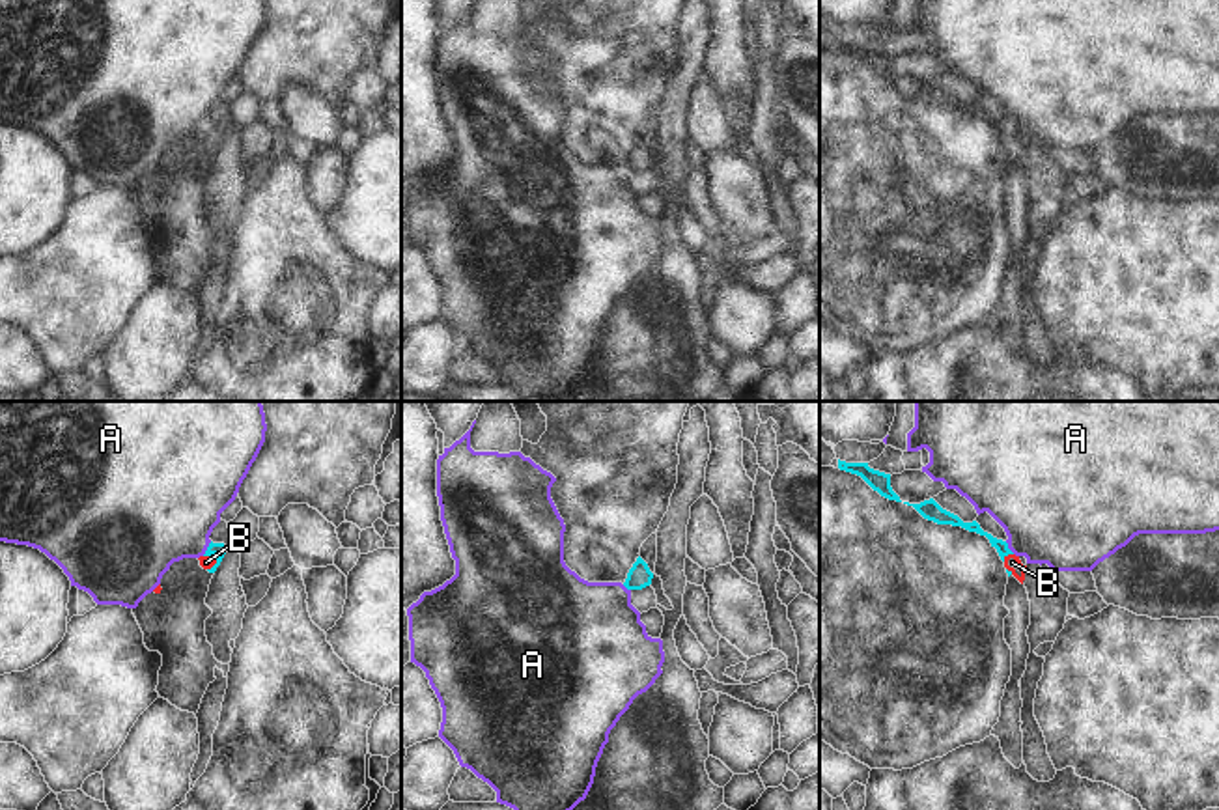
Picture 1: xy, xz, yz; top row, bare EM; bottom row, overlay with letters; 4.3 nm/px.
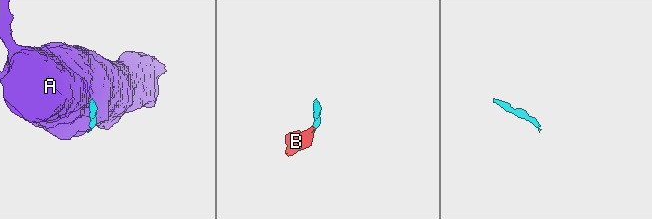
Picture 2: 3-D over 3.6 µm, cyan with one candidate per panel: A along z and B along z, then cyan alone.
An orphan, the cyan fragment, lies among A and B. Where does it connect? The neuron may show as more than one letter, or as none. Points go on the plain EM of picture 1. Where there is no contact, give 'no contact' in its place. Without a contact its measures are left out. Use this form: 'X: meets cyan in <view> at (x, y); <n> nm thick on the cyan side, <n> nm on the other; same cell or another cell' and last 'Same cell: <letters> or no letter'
A: meets cyan in xy at (208, 131); 60 nm thick on the cyan side, 440 nm on the other; another cell
B: meets cyan in yz at (1007, 137); 50 nm thick on the cyan side, 70 nm on the other; same cell
Same cell: B

